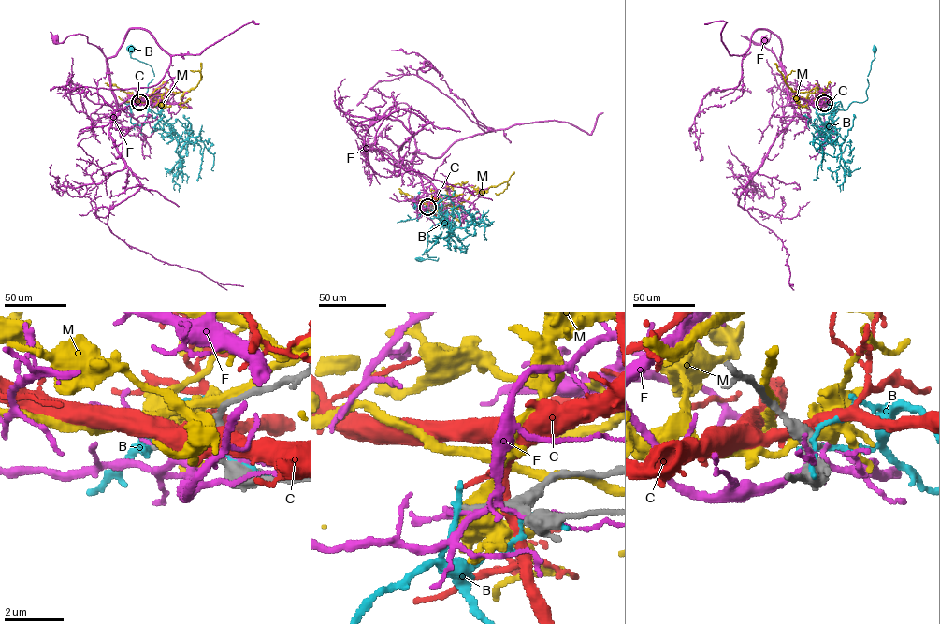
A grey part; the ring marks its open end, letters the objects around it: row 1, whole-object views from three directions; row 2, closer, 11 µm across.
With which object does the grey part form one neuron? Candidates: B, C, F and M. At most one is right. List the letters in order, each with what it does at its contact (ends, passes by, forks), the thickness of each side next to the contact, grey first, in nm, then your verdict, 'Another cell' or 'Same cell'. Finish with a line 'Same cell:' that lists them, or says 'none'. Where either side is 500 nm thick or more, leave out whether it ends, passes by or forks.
B: It ends there. Thickness 160 nm (grey) against 240 nm. Another cell
C: It passes by. Thickness 360 nm (grey) against 360 nm. Another cell
F: It forks there. Thickness 180 nm (grey) against 140 nm. Another cell
M: Thickness 360 nm (grey) against 600 nm. Another cell
Same cell: none

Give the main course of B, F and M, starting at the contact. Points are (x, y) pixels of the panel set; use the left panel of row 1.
B: (139, 103), (153, 105), (158, 112), (148, 110), (145, 98), (154, 74), (152, 68), (131, 57), (132, 49)
F: (139, 103), (144, 100), (115, 101), (106, 57), (87, 37), (71, 35), (61, 42), (55, 42), (55, 38)
M: (140, 102), (147, 100), (161, 87), (174, 92), (194, 89), (201, 76), (198, 71), (190, 70)

